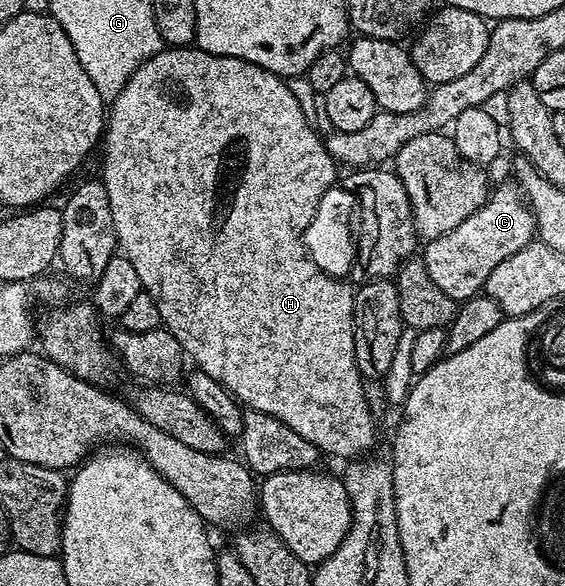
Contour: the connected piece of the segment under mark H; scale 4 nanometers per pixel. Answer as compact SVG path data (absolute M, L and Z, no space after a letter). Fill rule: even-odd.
M194 45L176 46L174 48L160 50L158 54L155 54L149 60L145 60L136 68L133 76L129 76L125 88L121 88L121 92L109 103L109 109L105 114L105 129L101 139L101 151L103 150L103 174L101 174L101 181L105 184L105 192L109 192L109 212L113 212L113 228L115 229L118 253L122 257L127 258L129 264L133 264L133 269L136 270L137 276L141 276L143 293L153 296L157 300L157 309L161 312L163 326L177 340L177 344L182 348L184 355L190 361L192 358L195 361L194 365L198 369L209 372L209 376L213 376L213 380L221 383L244 407L260 410L277 420L281 420L285 424L289 424L289 428L293 428L293 432L297 432L297 436L305 436L305 440L309 440L309 444L316 446L324 455L332 454L335 458L343 458L342 460L354 460L366 455L370 451L367 449L375 442L376 422L367 403L365 379L359 373L357 360L355 359L355 290L352 287L347 287L345 284L347 282L342 277L335 277L322 271L307 254L303 242L303 234L306 232L307 225L313 220L313 214L317 211L322 194L327 189L336 185L337 178L335 178L335 170L337 171L337 163L332 158L331 153L327 151L326 141L324 141L321 134L309 121L309 114L305 109L304 103L302 106L299 103L298 96L287 86L290 85L284 79L280 78L279 75L269 72L257 64L246 62L233 56L213 56L209 52L196 48Z

